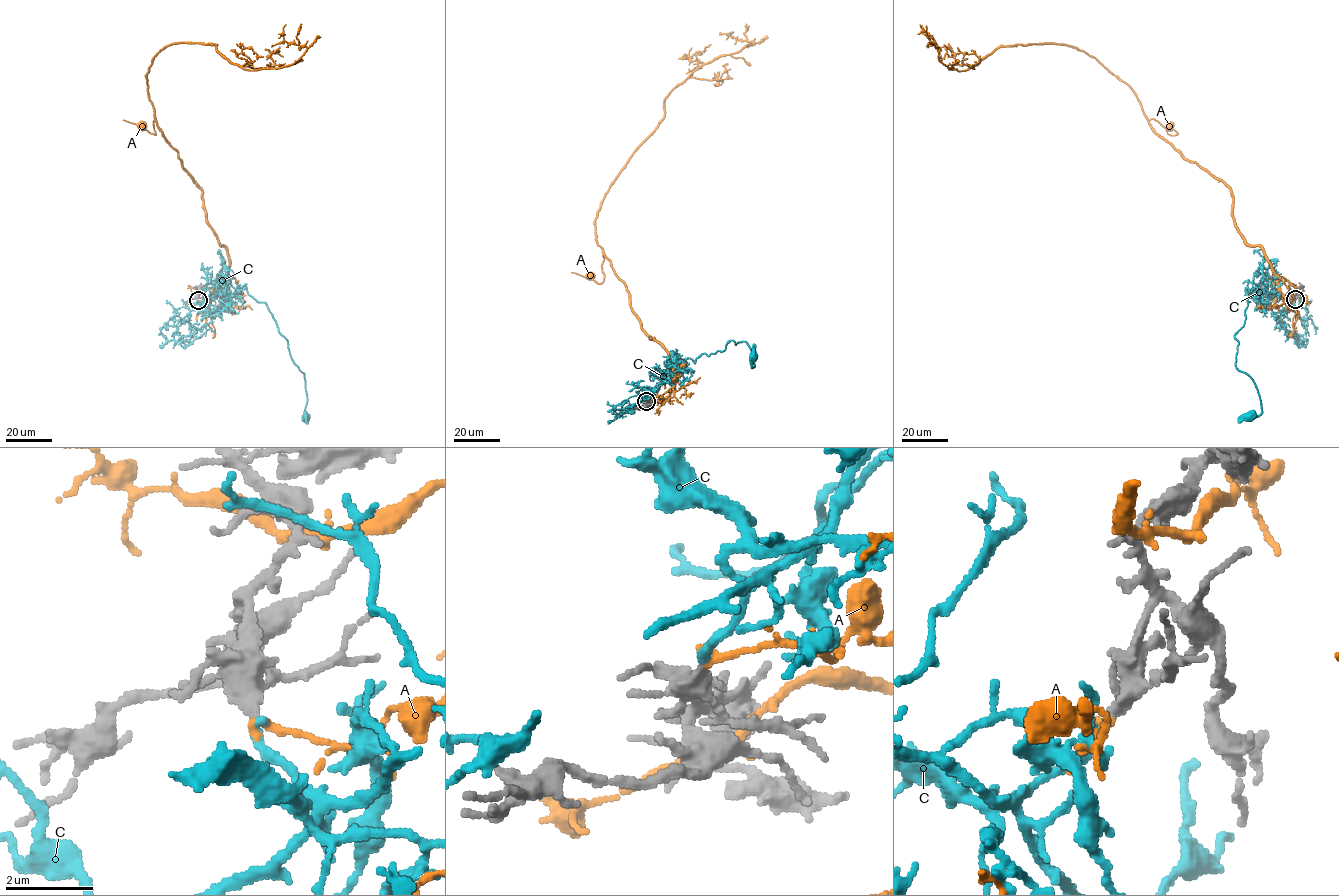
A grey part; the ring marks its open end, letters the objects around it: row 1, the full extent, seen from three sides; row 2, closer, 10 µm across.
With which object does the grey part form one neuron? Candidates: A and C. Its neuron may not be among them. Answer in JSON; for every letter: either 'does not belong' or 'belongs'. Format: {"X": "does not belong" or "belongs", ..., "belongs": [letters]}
{"A": "does not belong", "C": "belongs", "belongs": ["C"]}

